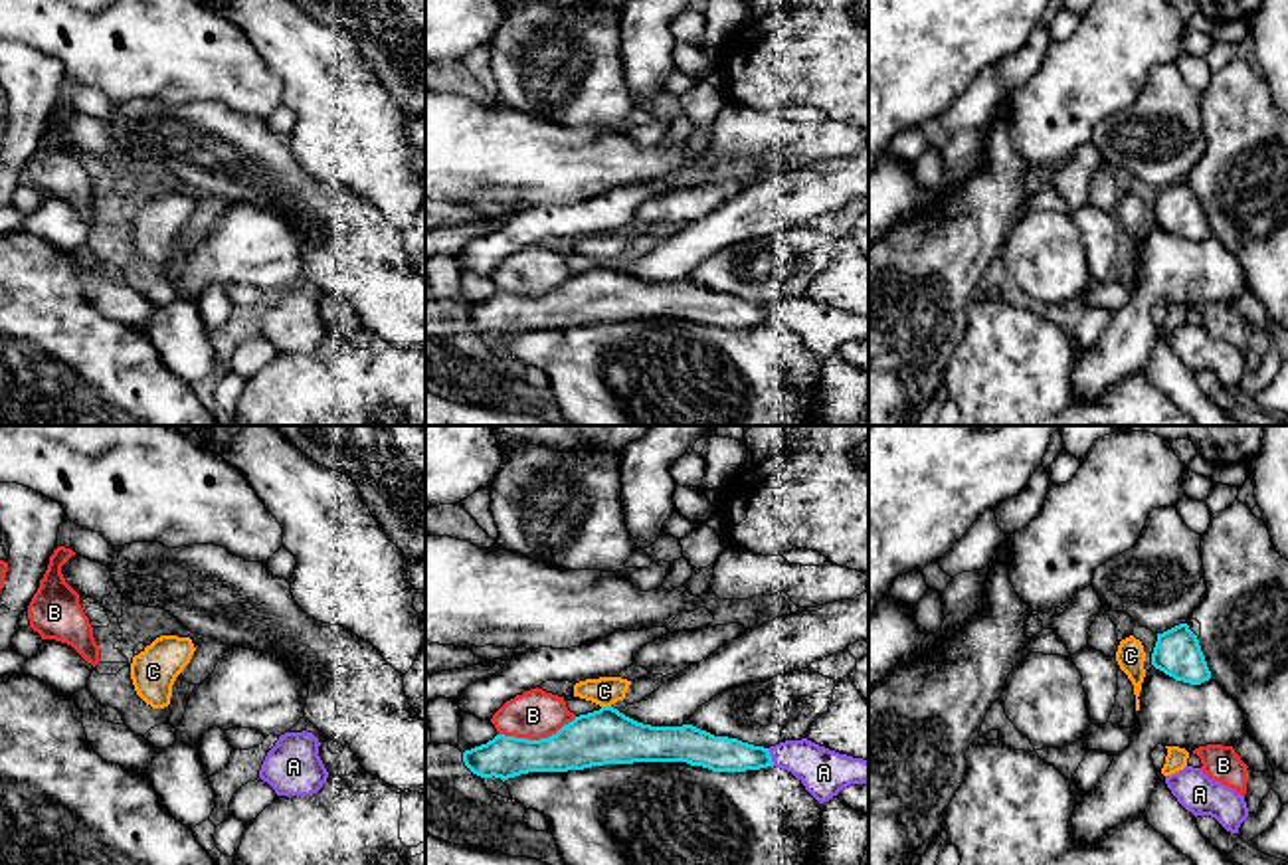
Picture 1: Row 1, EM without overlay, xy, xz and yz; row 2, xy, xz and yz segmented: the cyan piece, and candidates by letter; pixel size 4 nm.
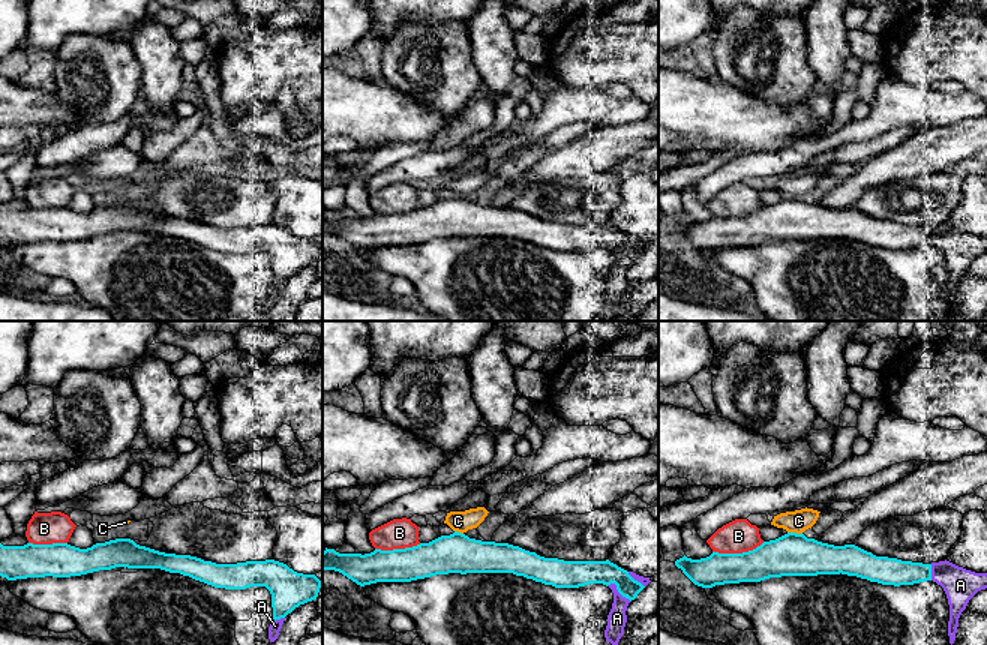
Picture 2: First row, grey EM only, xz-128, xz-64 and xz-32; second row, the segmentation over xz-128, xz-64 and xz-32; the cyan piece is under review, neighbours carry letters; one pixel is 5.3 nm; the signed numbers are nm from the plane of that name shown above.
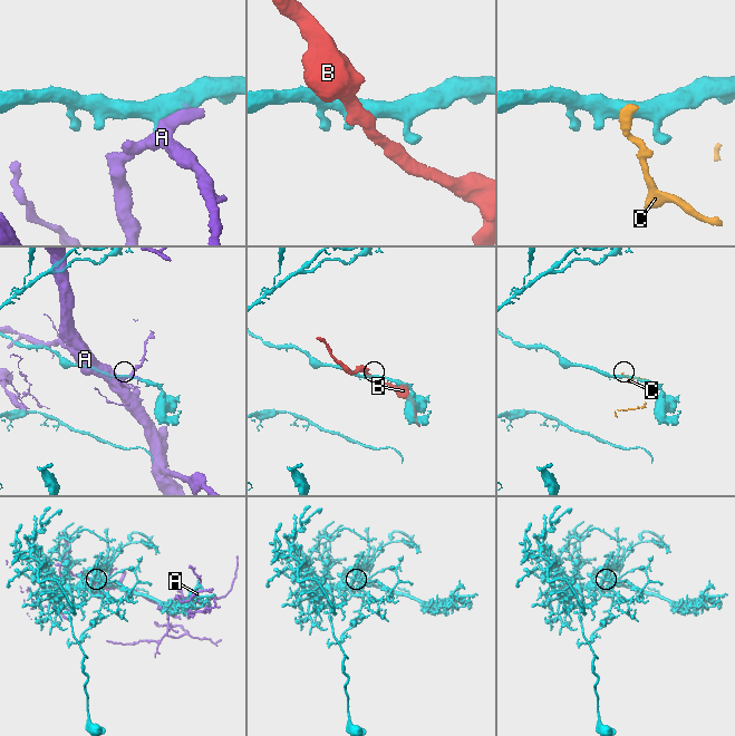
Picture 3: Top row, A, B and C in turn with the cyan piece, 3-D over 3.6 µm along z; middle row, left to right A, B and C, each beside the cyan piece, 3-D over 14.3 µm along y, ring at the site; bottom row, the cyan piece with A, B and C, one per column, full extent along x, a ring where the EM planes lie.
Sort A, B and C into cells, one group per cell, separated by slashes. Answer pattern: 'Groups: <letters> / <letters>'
Groups: A / B / C

